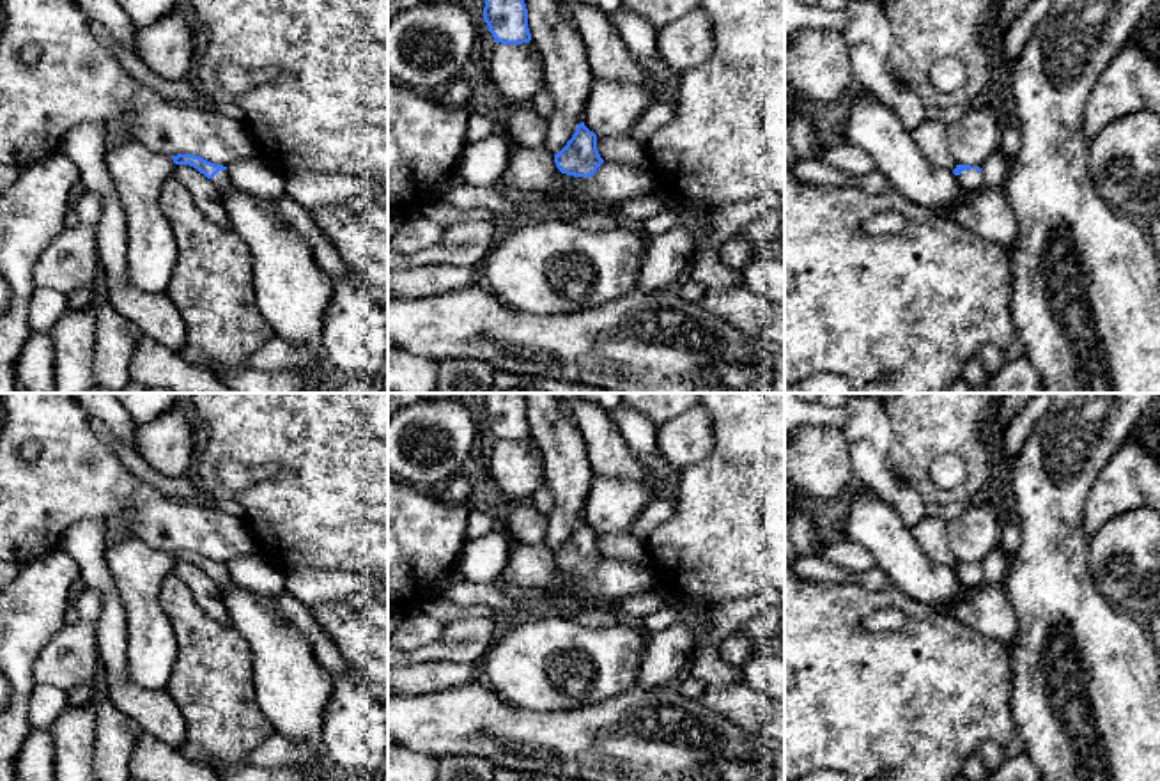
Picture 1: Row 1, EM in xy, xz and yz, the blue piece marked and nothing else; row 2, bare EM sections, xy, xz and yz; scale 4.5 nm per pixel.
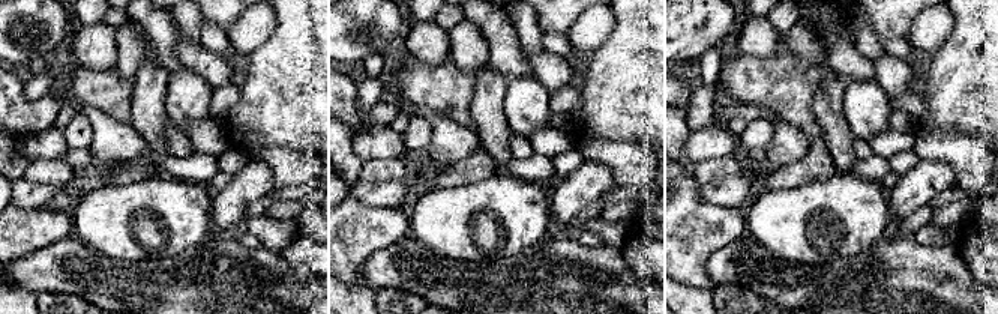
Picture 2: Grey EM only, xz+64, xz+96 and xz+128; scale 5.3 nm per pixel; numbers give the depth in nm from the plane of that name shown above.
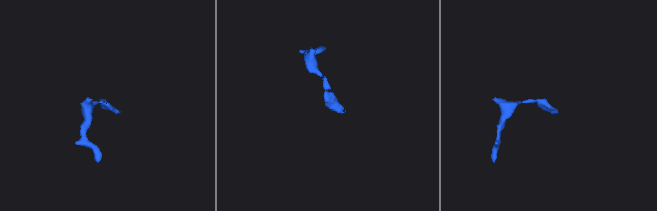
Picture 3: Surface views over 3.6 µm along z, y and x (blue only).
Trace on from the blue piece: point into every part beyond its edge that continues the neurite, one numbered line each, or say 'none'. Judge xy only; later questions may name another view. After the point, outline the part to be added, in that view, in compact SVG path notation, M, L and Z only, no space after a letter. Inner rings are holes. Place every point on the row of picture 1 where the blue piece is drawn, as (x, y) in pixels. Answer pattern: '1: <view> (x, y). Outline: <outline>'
1: xy (222, 181). Outline: M220 170L211 181L221 191L221 195L227 195L234 189L234 184L232 184L227 170Z

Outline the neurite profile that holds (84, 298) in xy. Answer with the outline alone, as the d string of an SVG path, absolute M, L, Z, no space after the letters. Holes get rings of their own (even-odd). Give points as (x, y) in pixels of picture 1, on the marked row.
M80 289L67 296L67 310L85 310L99 298L92 289Z

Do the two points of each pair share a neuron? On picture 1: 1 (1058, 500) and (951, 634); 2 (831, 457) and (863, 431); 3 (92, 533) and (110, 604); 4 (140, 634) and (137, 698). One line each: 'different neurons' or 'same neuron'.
1: different neurons
2: different neurons
3: same neuron
4: different neurons

